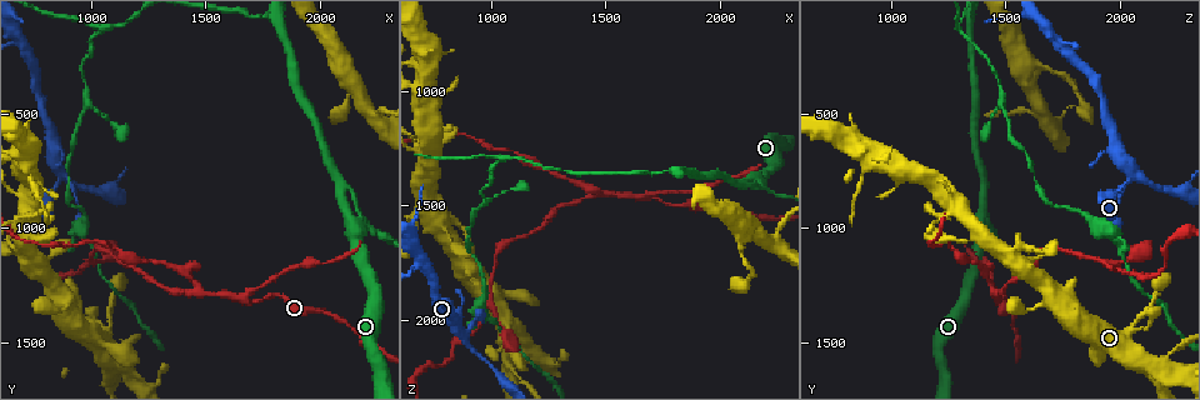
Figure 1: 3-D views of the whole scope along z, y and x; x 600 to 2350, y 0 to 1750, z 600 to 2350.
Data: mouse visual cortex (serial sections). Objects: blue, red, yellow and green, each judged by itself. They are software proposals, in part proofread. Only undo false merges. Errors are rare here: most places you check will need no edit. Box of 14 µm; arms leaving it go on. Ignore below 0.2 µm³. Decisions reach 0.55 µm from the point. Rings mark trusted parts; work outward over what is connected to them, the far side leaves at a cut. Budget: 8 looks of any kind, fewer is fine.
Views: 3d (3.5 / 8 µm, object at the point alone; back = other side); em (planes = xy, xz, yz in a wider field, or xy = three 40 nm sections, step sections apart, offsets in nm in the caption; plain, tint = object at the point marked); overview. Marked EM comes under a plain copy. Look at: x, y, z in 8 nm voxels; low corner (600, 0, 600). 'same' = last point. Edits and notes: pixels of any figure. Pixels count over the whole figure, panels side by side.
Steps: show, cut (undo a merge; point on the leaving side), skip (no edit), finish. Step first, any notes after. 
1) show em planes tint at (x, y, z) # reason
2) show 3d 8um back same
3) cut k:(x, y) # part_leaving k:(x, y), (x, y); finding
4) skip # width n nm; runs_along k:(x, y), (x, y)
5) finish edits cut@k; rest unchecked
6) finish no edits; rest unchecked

show 3d 3.5um at (1490, 1280, 1450) # three arms meet

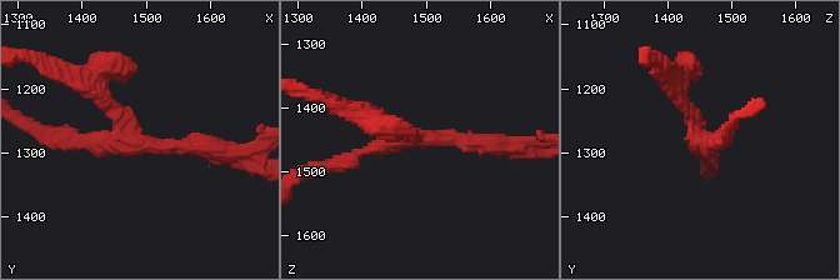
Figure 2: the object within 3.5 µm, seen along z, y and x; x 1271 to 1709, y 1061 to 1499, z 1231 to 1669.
show em xy step 1 tint at (1485, 1290, 1445) # shape alone is not enough

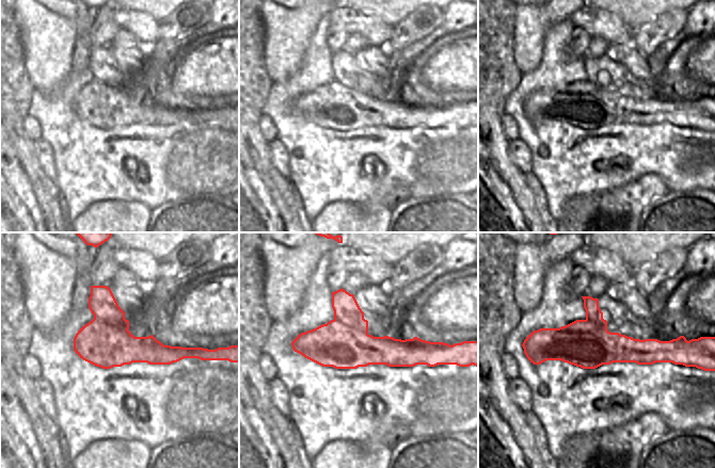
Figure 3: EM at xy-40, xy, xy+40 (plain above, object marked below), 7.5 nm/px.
cut 2:(464, 141) # arms 3; part_leaving 2:(535, 150), (424, 138); a second cell is stuck on

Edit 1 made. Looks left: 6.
show overview

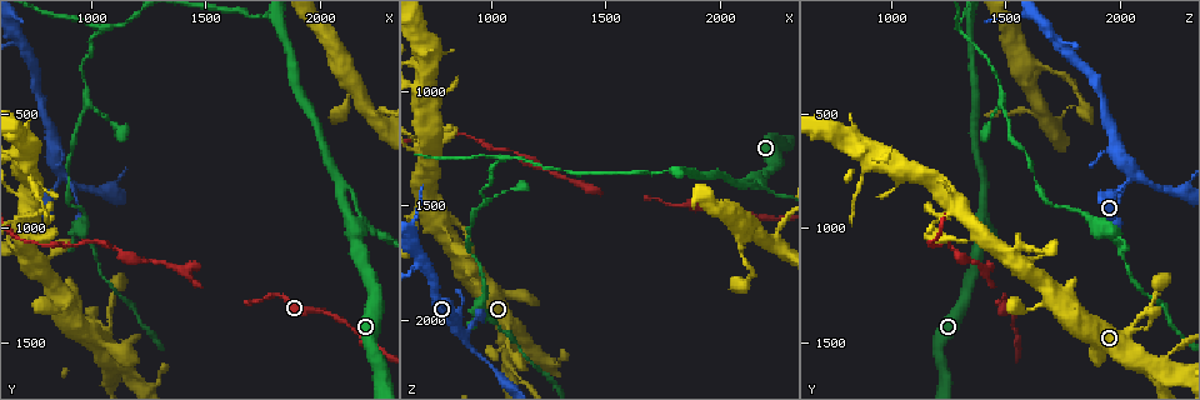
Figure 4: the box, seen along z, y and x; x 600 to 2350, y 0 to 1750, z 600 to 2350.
show 3d 3.5um at (870, 780, 2040) # a fork

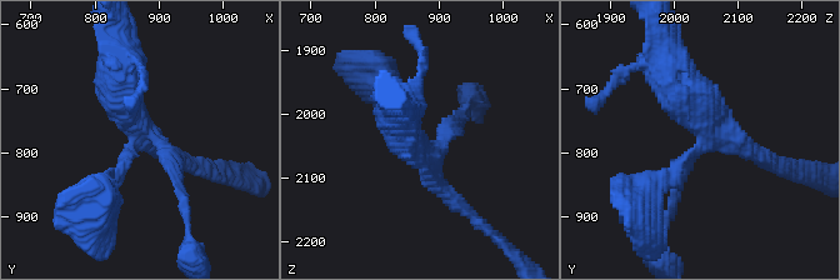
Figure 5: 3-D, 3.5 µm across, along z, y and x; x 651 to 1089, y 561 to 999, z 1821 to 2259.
show em xy step 5 tint at (860, 775, 2050)

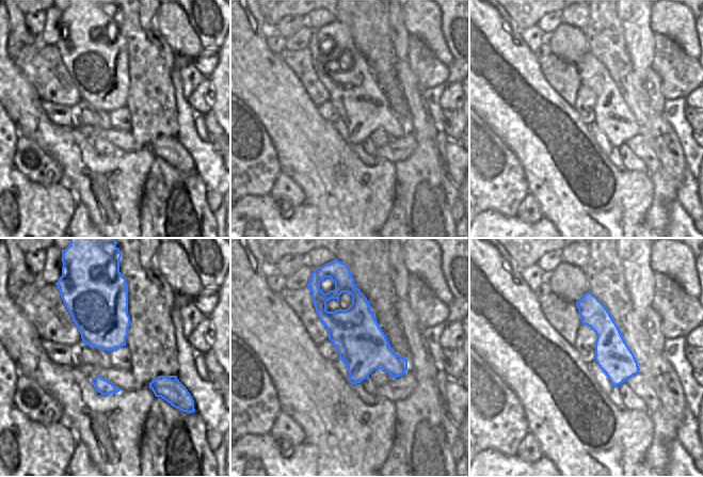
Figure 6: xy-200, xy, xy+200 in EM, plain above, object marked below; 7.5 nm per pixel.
skip # runs_along 5:(103, 191), (134, 141), (123, 65); continuous, no second cell

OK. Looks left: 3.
show 3d 3.5um at (1060, 130, 1300) # a fork

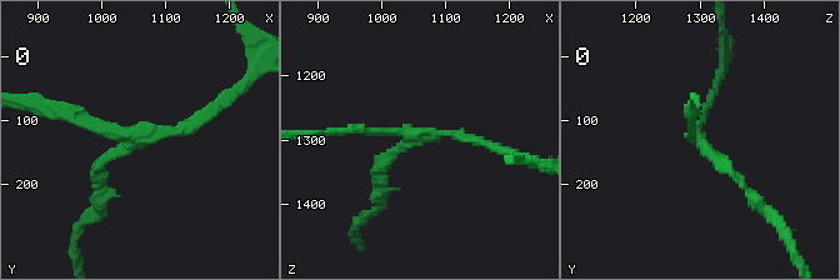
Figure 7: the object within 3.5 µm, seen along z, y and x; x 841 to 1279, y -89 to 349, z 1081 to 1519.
show em xy step 1 tint at (1055, 130, 1300)

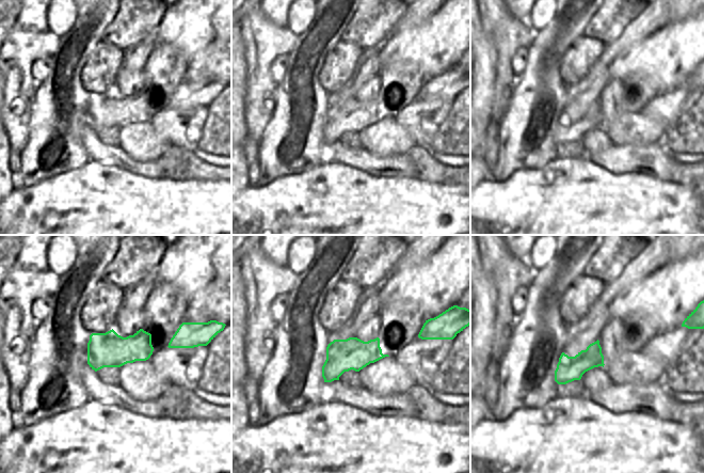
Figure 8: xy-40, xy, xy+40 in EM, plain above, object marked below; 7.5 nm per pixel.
skip # arms 3; arm_widths 100, 150, 150 nm; runs_along 7:(208, 111), (111, 154), (100, 193); continuous, no second cell

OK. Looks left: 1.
finish edits cut@2; rest unchecked

